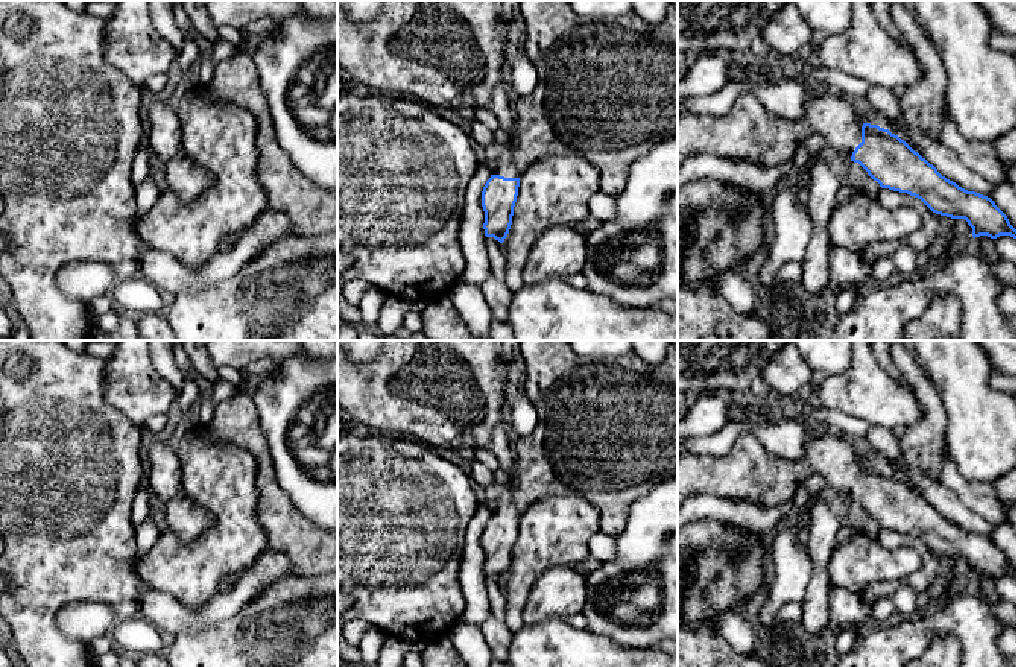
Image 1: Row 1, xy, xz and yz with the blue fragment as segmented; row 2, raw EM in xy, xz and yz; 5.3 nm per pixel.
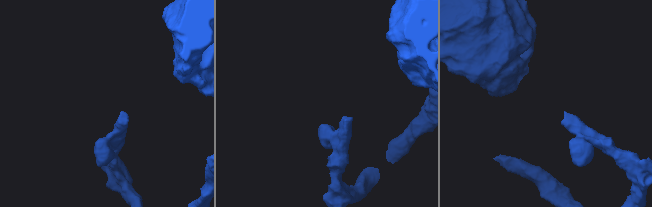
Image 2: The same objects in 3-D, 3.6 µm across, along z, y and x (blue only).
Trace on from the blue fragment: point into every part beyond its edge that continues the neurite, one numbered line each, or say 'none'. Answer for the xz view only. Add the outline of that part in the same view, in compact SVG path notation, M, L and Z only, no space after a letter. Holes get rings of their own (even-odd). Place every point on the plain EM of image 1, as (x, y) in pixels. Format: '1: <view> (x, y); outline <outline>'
1: xz (503, 506); outline M514 482L507 483L507 488L497 498L495 504L491 507L492 515L500 515L504 518L520 518L521 512L515 507L512 500Z

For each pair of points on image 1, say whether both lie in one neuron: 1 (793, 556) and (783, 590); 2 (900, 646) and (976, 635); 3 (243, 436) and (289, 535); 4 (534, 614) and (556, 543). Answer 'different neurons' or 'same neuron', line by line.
1: same neuron
2: same neuron
3: same neuron
4: different neurons

